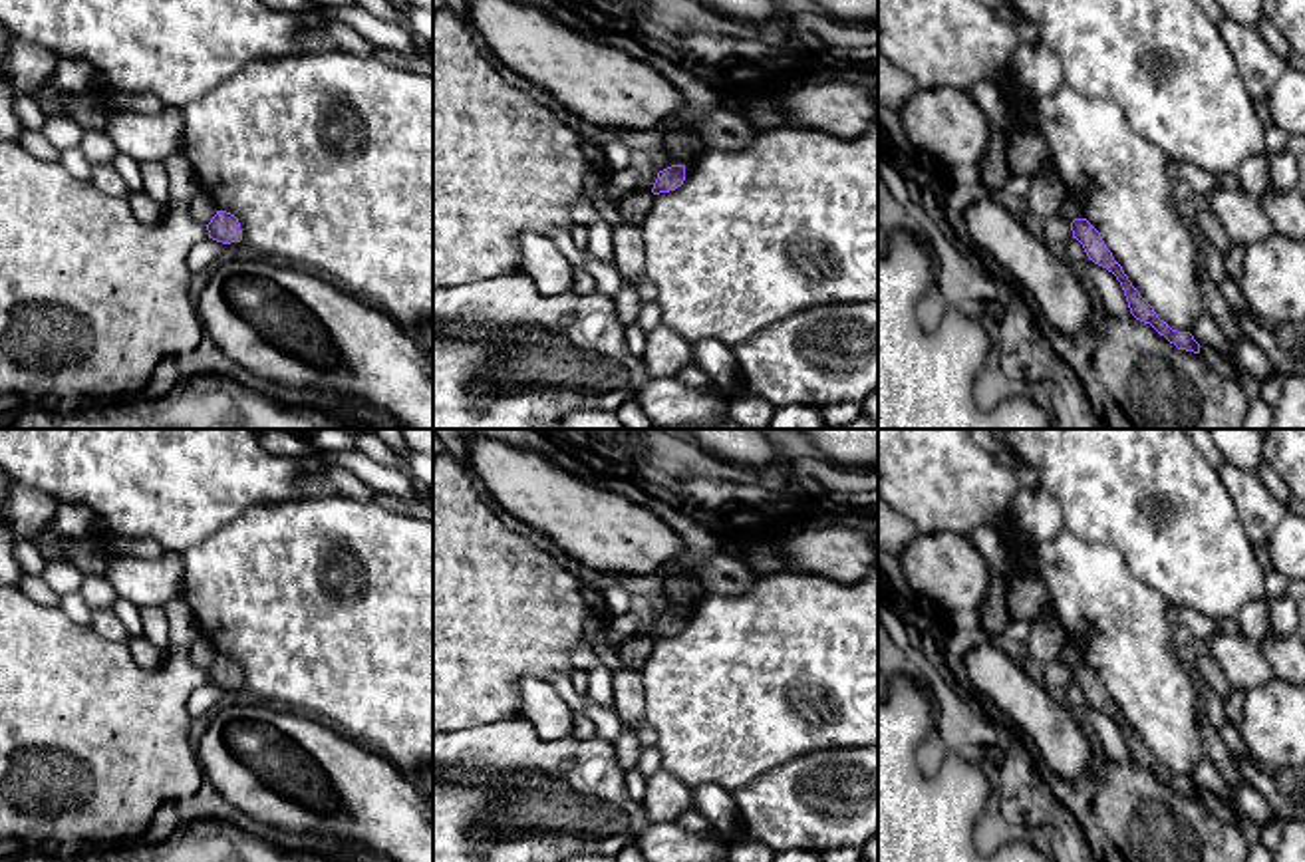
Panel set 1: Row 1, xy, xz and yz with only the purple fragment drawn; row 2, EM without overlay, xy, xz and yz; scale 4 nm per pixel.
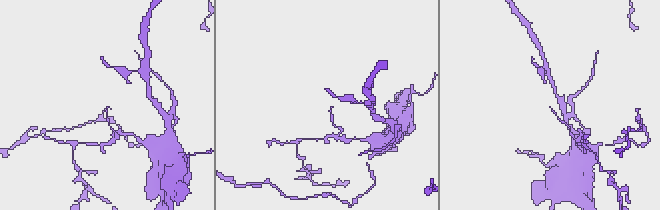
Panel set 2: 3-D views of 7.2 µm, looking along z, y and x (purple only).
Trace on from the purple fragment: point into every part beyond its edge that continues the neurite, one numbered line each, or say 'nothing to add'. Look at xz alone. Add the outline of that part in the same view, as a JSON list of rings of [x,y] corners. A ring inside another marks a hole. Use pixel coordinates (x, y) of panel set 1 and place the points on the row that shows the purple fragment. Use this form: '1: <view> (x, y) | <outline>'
nothing to add

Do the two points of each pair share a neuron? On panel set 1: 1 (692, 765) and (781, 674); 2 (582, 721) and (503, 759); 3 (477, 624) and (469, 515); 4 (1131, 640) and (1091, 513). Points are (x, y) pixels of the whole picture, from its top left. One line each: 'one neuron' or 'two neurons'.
1: one neuron
2: two neurons
3: one neuron
4: two neurons

